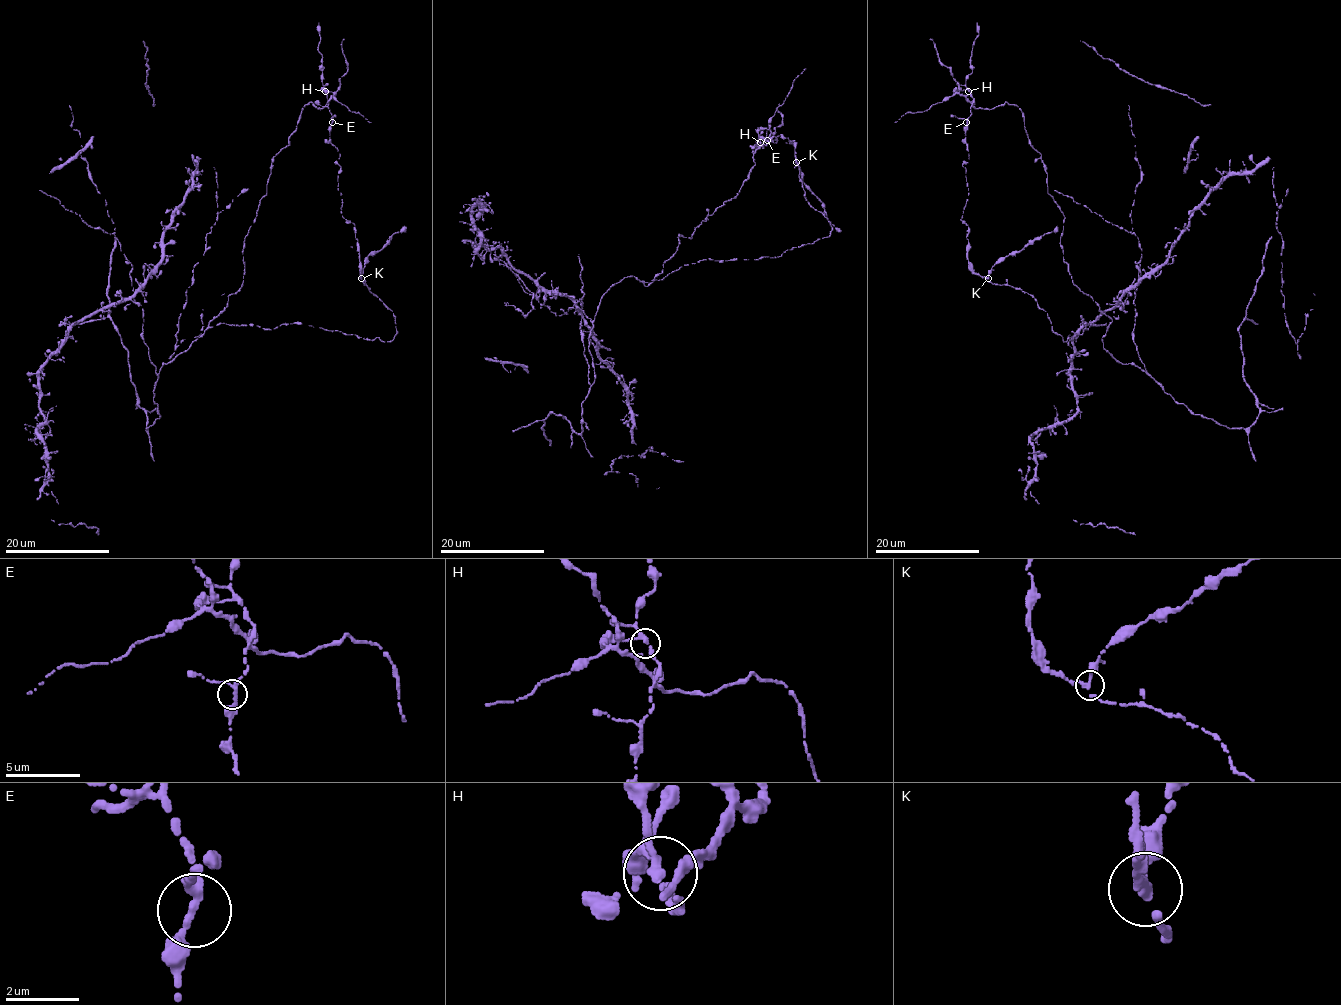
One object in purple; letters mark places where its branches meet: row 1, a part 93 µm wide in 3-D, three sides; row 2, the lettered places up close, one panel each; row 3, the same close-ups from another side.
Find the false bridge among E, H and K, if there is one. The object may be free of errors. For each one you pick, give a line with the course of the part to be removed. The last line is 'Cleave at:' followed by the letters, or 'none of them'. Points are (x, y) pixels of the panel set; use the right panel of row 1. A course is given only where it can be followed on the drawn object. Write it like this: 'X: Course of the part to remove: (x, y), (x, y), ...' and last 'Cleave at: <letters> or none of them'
K: Course of the part to remove: (988, 278), (988, 271), (1000, 259), (1015, 254), (1057, 227)
Cleave at: K

